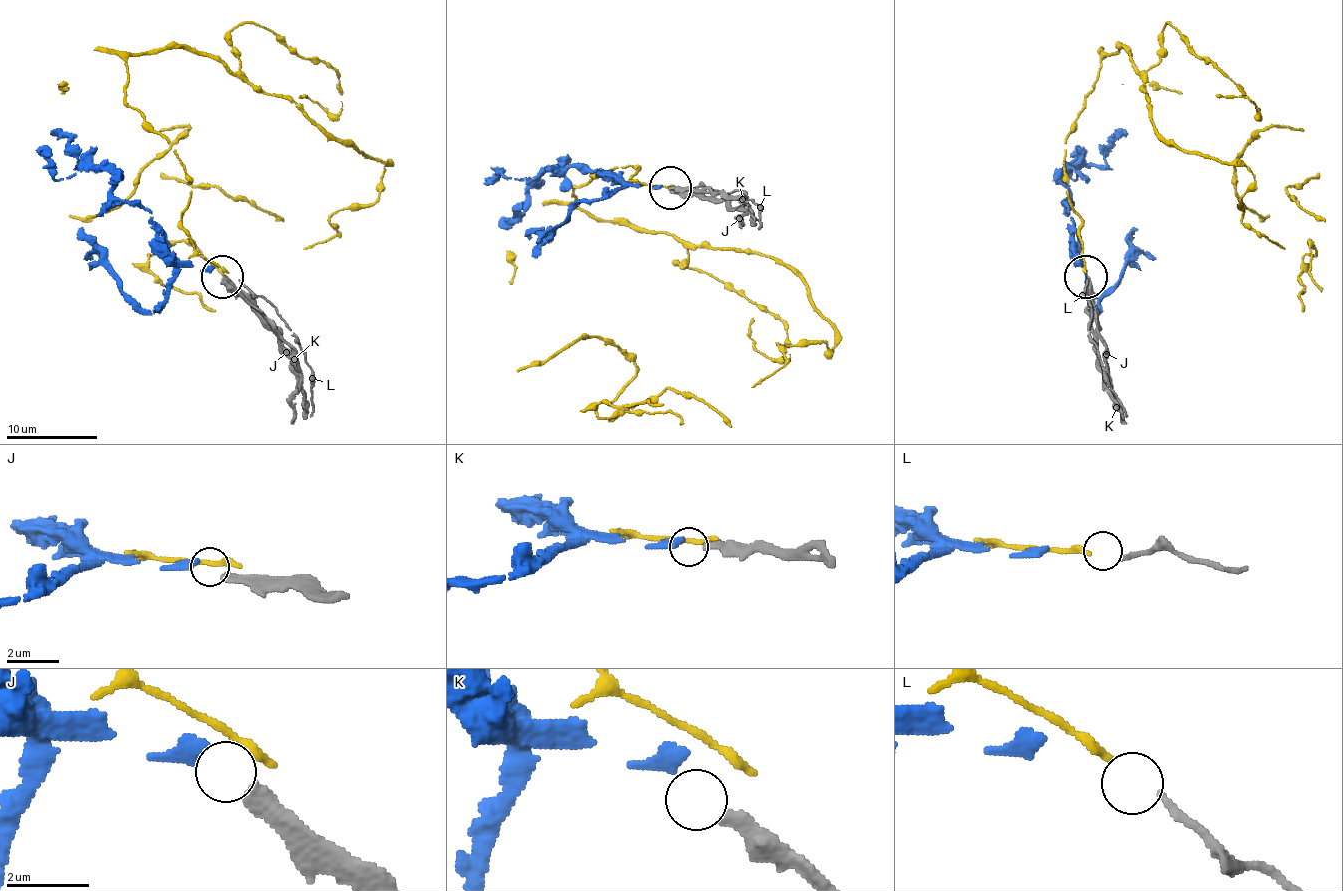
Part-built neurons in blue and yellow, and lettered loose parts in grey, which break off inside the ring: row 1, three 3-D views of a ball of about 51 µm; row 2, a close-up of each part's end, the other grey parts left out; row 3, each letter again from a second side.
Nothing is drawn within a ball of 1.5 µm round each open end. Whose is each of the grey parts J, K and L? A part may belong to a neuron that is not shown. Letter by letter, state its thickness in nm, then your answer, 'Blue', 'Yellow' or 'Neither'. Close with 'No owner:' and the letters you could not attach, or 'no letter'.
J: Thickness 340 nm. Blue
K: Thickness 300 nm. Neither
L: Thickness 180 nm. Yellow
No owner: K

